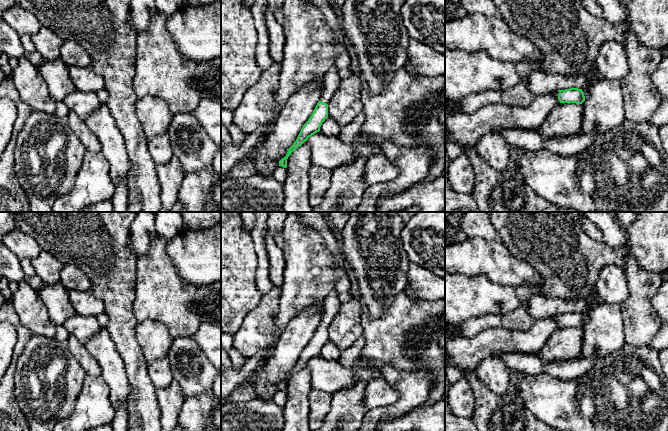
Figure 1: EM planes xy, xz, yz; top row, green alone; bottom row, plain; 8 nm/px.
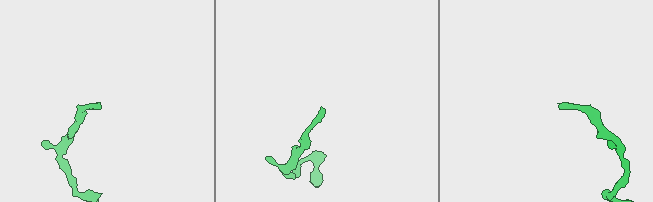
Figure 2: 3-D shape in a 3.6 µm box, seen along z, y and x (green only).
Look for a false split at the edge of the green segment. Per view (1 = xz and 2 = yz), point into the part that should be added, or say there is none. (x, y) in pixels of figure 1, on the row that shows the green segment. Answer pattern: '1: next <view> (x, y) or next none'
1: next xz (331, 79)
2: next yz (555, 93)

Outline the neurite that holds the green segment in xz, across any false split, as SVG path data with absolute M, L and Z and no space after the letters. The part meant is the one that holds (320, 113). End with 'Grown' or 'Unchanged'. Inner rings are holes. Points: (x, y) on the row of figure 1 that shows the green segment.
M332 66L322 76L324 89L322 91L319 102L317 103L308 121L303 125L296 141L289 148L286 156L279 161L279 166L286 168L287 159L291 153L299 146L301 146L305 141L307 141L309 137L320 131L322 123L328 117L328 103L341 81L338 70L338 68Z. Grown

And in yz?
M570 88L565 90L554 91L552 93L560 103L576 103L582 104L585 101L585 96L582 89Z. Grown

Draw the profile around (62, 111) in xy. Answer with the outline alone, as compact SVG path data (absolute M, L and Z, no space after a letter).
M28 58L18 59L17 67L12 70L11 79L20 98L32 111L55 114L67 118L70 110L63 101L55 100L48 91L48 86L40 76L37 66Z

